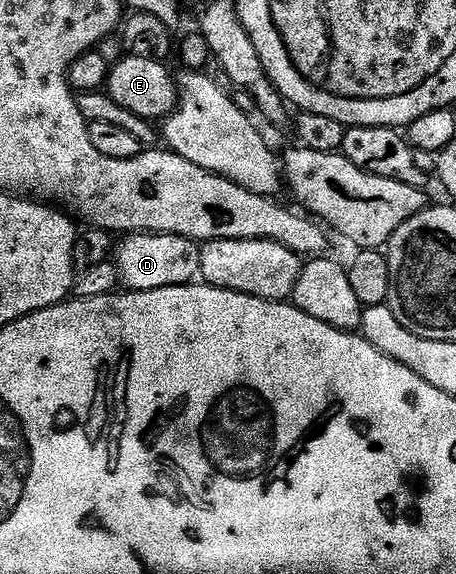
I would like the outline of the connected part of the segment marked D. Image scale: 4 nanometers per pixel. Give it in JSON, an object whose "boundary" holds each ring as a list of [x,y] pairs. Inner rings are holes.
{"boundary":[[[131,232],[113,250],[113,261],[119,269],[119,281],[127,290],[152,290],[166,286],[185,286],[200,277],[200,243],[180,234]]]}

